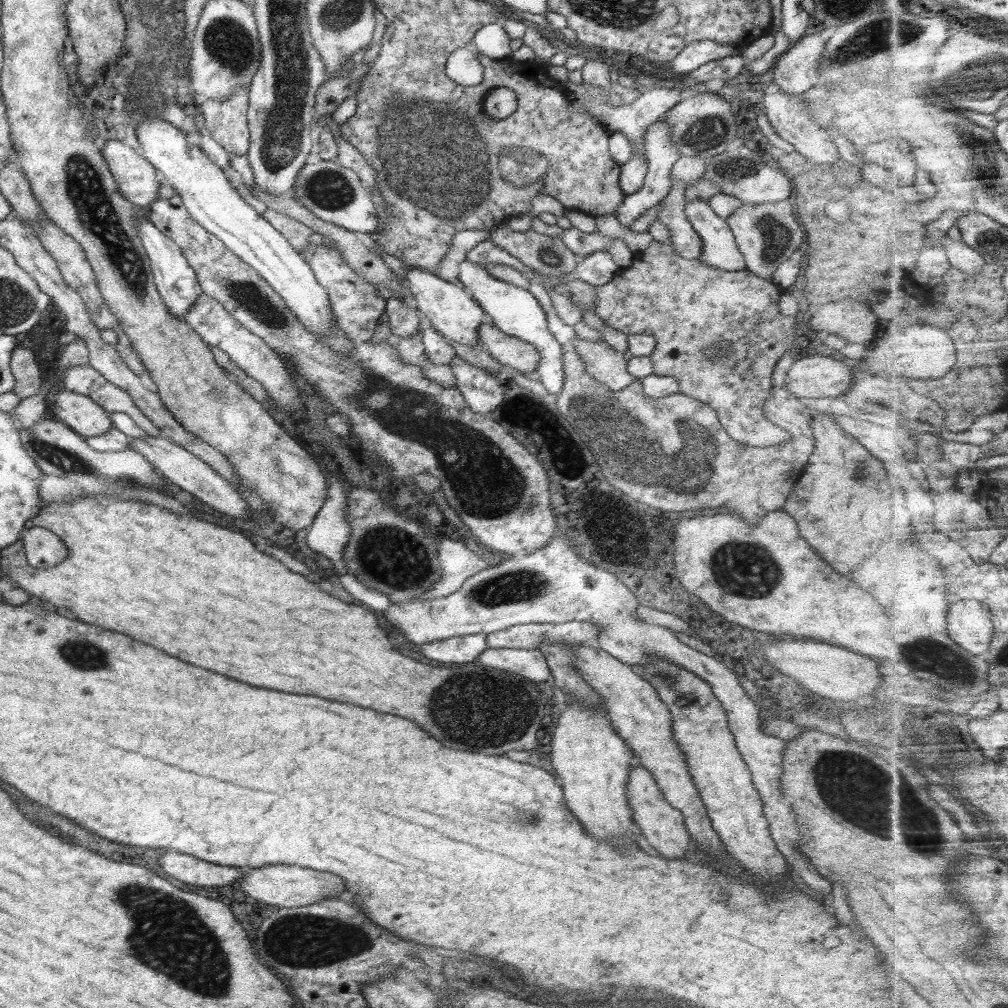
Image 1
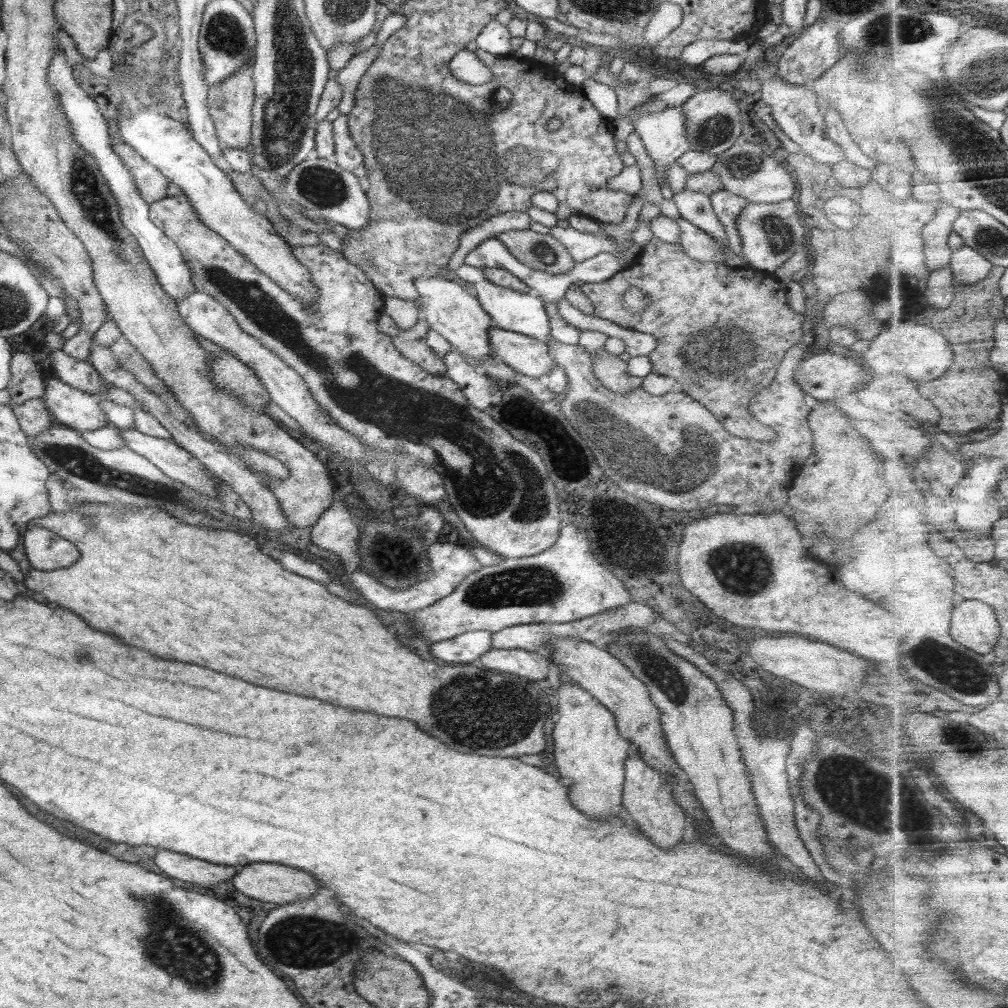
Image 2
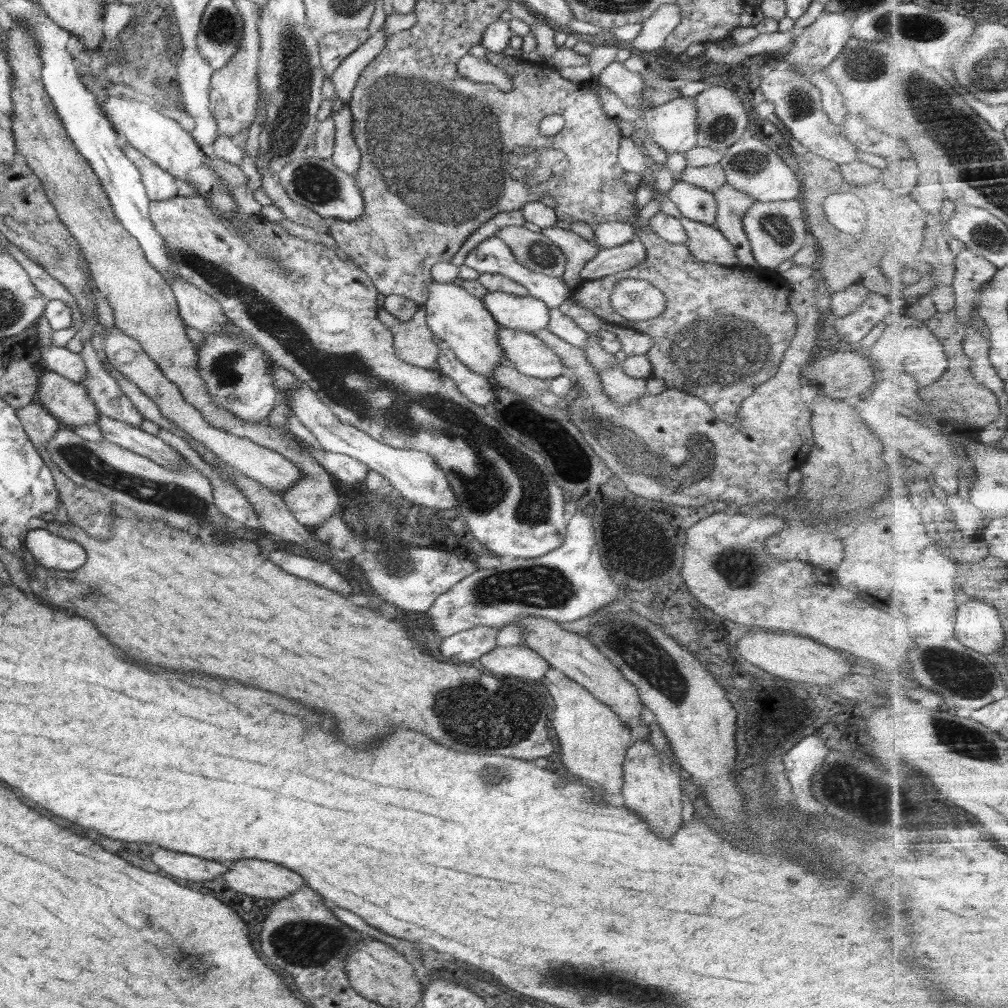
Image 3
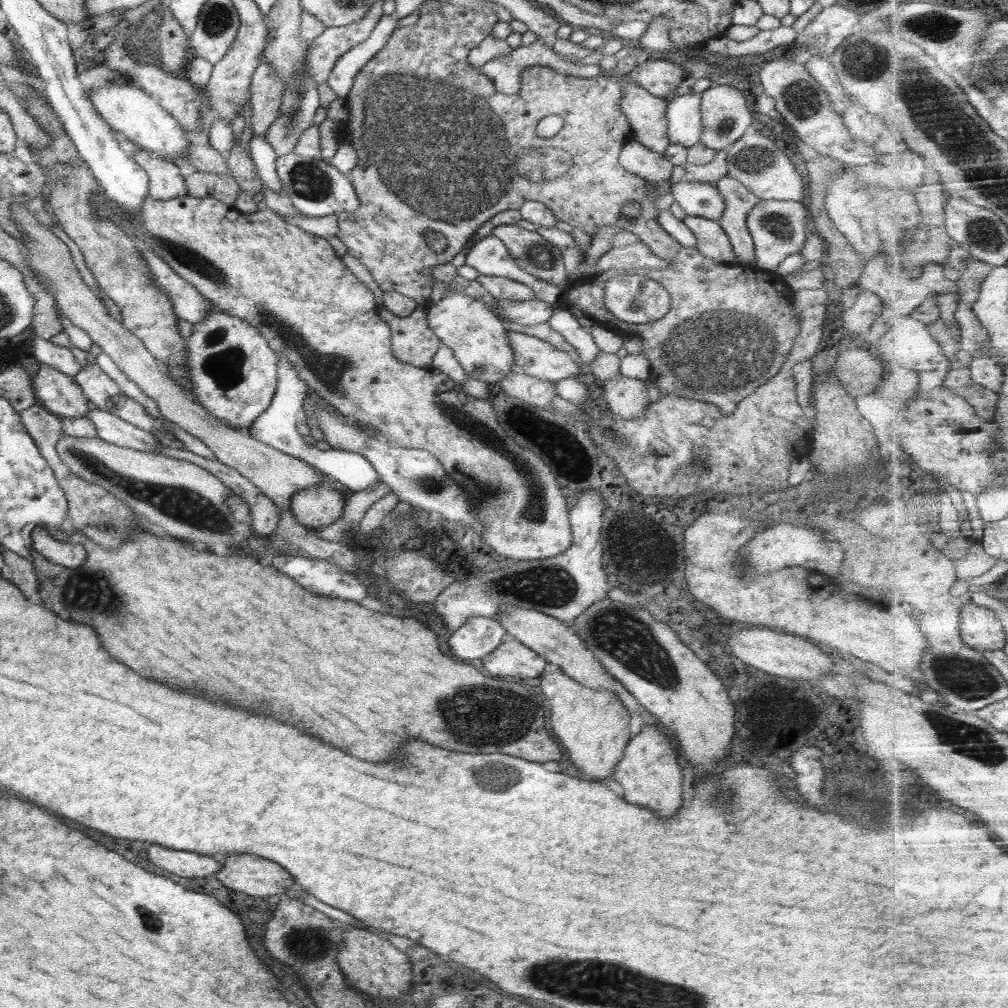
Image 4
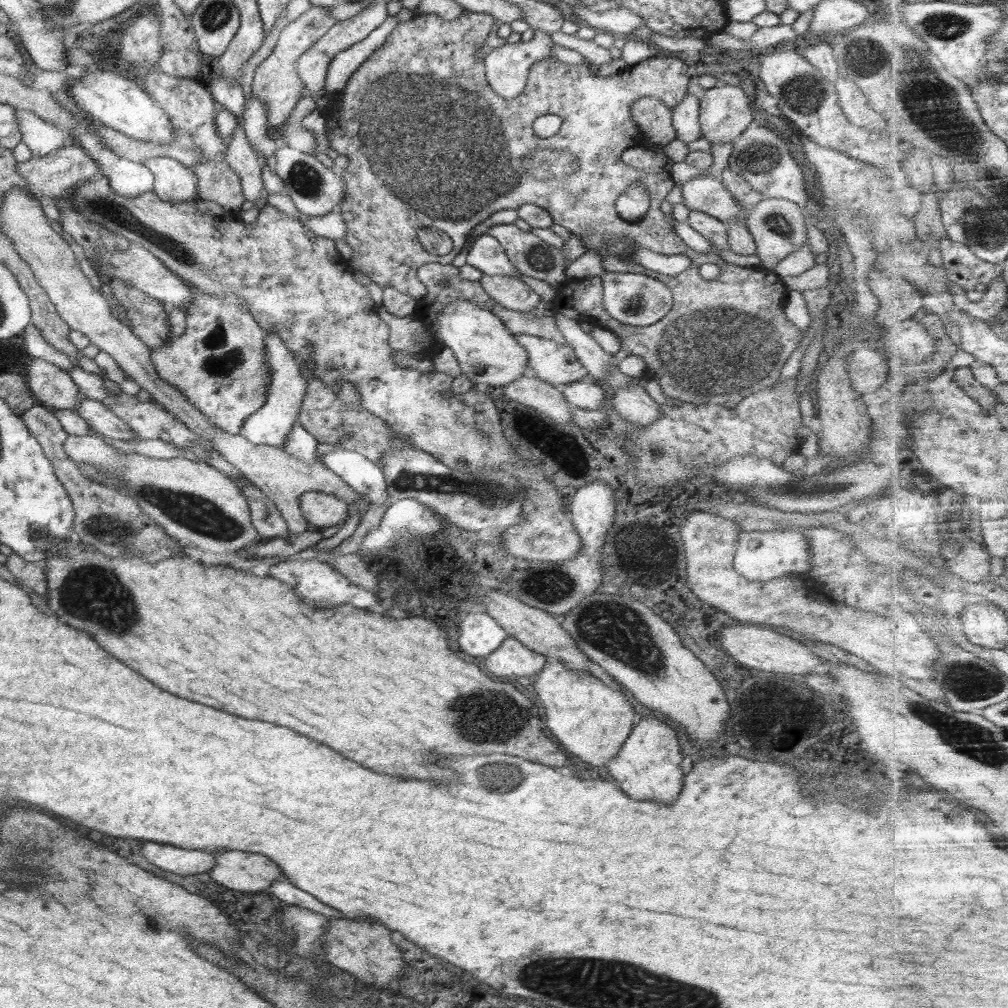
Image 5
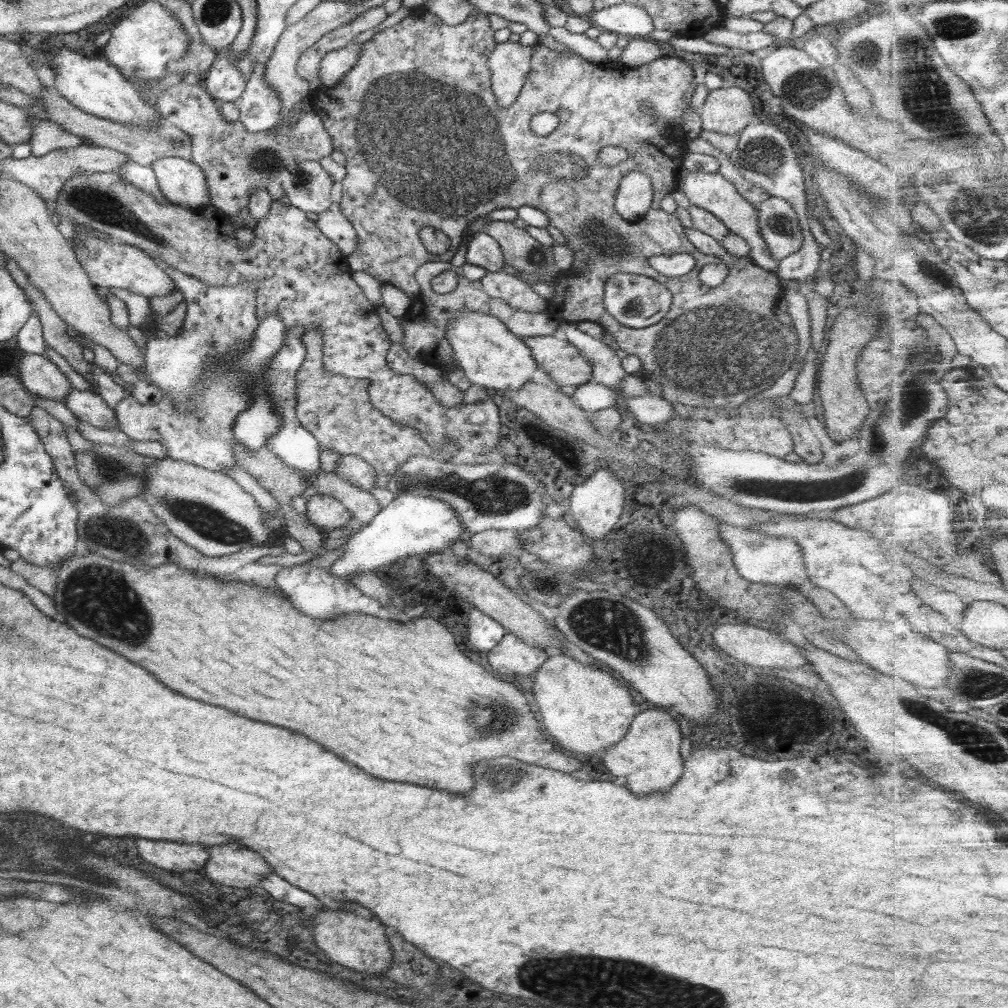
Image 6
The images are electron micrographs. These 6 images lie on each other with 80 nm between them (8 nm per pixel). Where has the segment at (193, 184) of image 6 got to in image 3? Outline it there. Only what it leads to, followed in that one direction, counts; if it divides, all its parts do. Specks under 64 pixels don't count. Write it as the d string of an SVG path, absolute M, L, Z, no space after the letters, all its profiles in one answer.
M126 145L122 152L140 171L142 182L150 201L166 200L177 195L176 179L178 178L162 170L133 146Z

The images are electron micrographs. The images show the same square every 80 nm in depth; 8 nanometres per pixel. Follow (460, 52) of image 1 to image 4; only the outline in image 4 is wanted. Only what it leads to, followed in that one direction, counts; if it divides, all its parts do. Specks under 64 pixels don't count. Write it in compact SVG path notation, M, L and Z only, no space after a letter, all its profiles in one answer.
M539 38L533 41L530 46L521 45L510 53L510 55L505 55L505 57L494 58L486 62L484 66L480 67L482 74L486 76L491 82L492 85L500 94L518 94L520 87L522 87L523 76L528 67L534 66L548 66L553 68L554 71L572 77L580 78L593 78L594 76L603 76L606 77L606 72L600 66L594 66L590 64L589 66L581 64L575 65L571 63L568 59L562 58L562 55L556 53L552 46L544 44Z

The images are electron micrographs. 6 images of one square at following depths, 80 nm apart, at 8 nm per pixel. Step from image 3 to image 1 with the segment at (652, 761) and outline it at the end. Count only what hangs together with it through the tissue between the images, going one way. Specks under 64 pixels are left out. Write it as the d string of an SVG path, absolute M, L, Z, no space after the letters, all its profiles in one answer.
M631 766L627 797L633 810L633 822L646 836L648 844L652 844L666 858L684 858L690 846L688 846L689 834L685 829L683 814L666 802L654 777L644 767Z

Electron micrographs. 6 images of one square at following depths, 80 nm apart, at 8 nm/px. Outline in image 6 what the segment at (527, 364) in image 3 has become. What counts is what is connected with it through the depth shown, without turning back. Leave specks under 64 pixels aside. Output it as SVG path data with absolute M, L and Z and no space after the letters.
M561 336L524 337L524 344L531 349L534 360L551 376L553 385L578 386L592 378L592 365L587 358Z

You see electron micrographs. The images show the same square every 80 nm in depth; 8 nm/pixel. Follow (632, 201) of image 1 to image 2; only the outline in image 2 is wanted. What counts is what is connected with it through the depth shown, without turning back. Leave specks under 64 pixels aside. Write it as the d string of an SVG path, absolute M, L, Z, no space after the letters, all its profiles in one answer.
M682 106L664 109L660 112L630 110L629 117L633 121L632 124L635 127L635 131L642 139L648 155L654 161L659 184L662 187L663 182L667 180L671 164L684 155L690 148L690 140L687 138L687 126L685 125L685 114L682 111Z

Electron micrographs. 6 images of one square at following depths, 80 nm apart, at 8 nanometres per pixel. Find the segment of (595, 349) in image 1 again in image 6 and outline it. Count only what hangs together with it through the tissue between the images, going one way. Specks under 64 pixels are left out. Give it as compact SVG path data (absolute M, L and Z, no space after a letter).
M646 392L633 397L626 396L624 400L626 410L644 424L659 425L668 422L679 412L679 407L670 400Z

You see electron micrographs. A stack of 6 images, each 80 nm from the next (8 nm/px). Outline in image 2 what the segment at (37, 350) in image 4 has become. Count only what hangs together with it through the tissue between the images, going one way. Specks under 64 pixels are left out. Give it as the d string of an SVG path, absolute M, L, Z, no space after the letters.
M60 348L51 350L50 360L56 371L56 376L62 382L66 382L88 394L96 394L99 400L100 396L103 396L101 393L101 386L103 386L101 376L93 373L93 366L89 362L78 361Z

